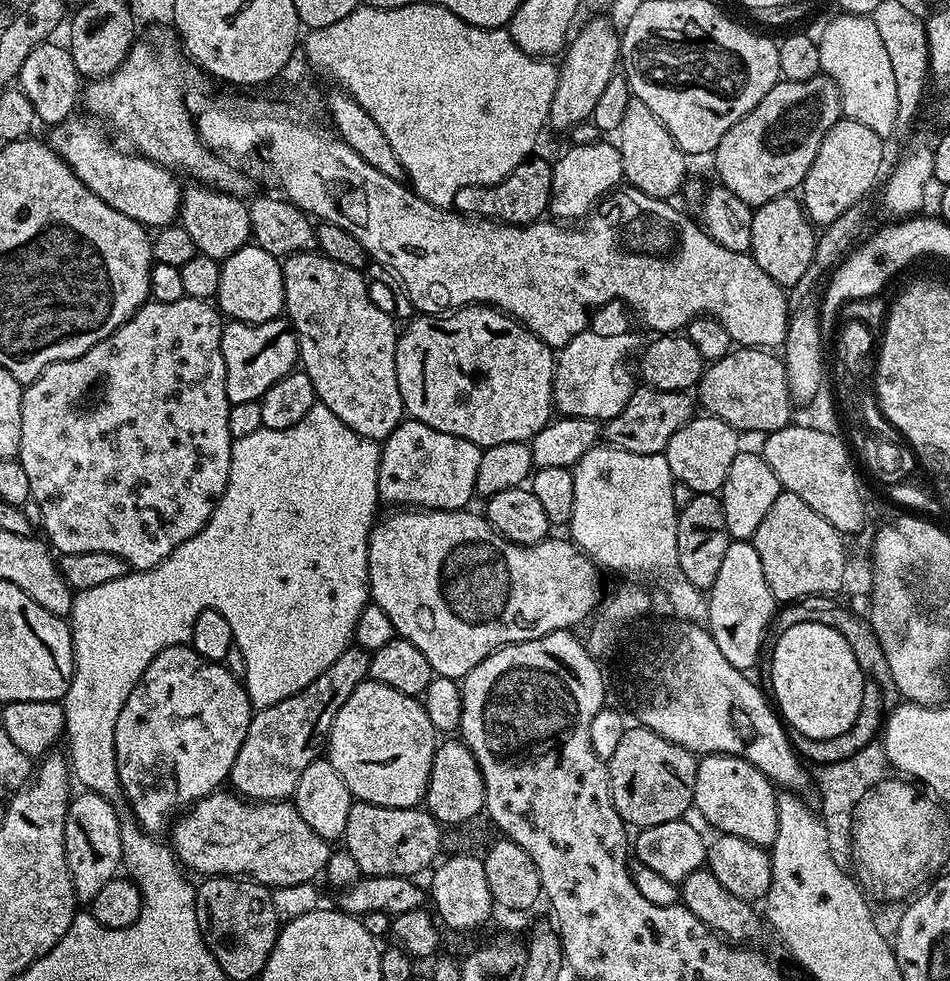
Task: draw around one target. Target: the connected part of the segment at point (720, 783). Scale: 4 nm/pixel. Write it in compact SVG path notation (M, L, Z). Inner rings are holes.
M713 752L699 757L694 778L694 798L692 799L695 811L700 811L700 816L712 828L717 828L717 833L726 836L746 838L746 842L754 842L761 846L771 846L778 834L778 806L776 798L778 792L771 780L742 756L731 756L725 752Z

